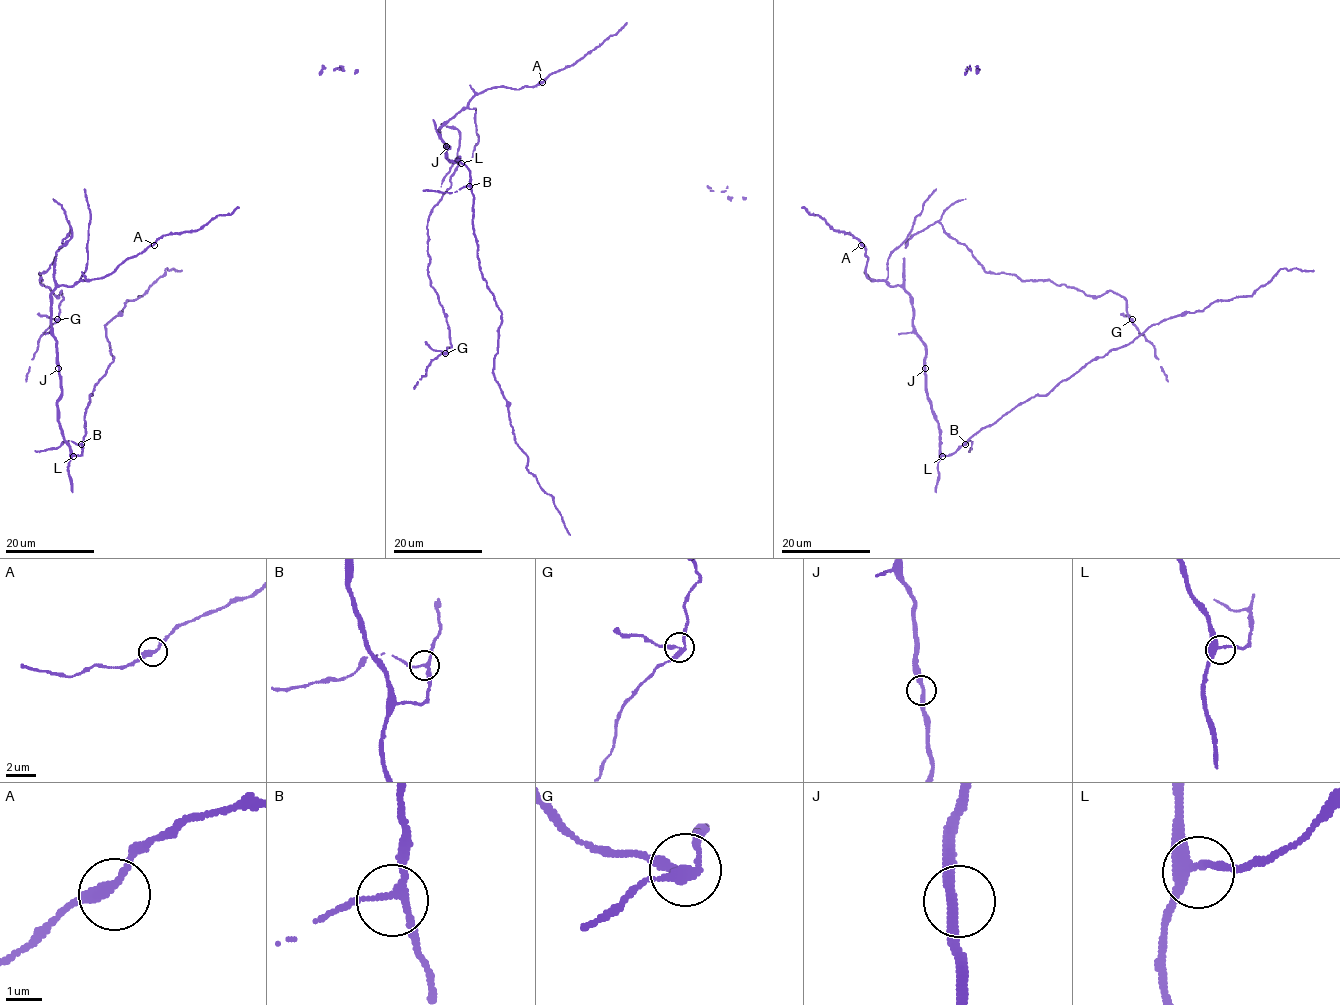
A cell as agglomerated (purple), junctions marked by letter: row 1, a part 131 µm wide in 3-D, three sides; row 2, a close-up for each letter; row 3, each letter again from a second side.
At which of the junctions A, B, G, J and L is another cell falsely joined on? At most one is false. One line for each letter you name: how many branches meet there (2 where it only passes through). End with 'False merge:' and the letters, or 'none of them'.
G: 3 branches meet
False merge: G

